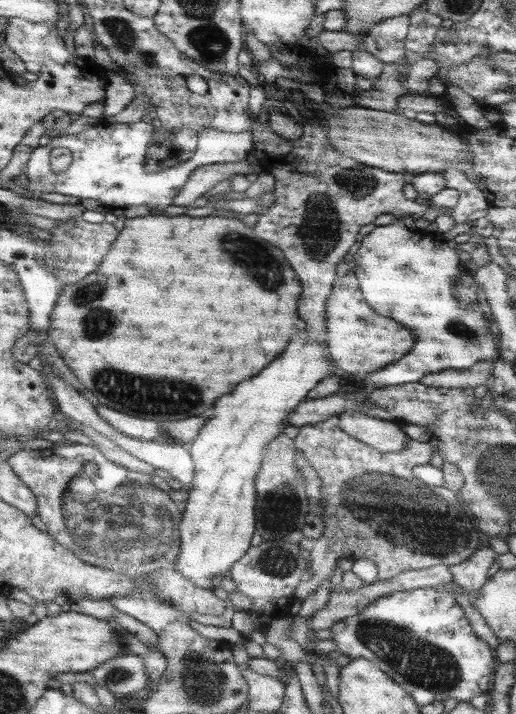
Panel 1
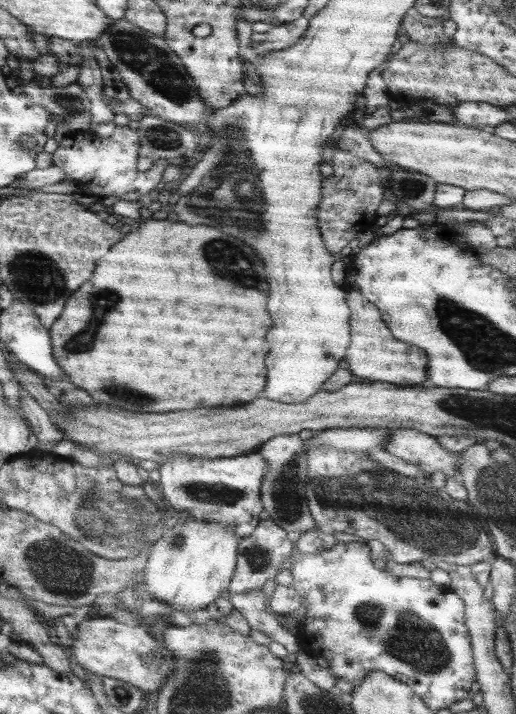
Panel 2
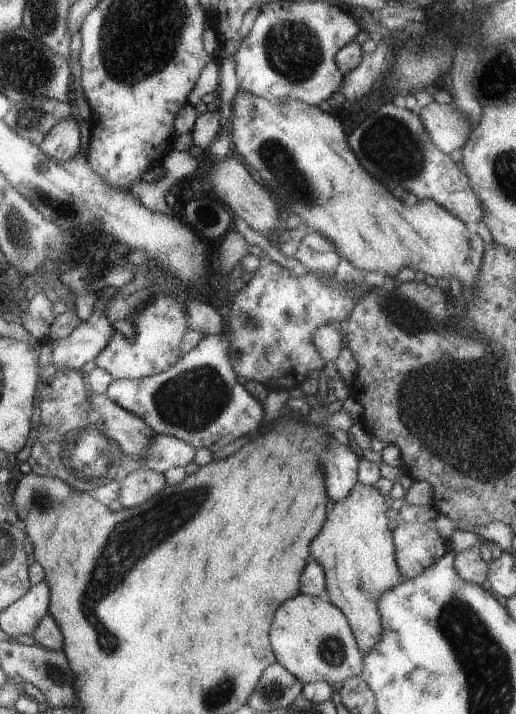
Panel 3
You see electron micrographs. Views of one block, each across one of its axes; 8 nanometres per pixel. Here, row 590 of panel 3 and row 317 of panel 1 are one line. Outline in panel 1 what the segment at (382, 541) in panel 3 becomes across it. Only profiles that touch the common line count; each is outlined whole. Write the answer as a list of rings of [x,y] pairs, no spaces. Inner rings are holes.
[[[348,271],[335,278],[325,302],[325,344],[331,362],[339,370],[347,374],[367,374],[407,354],[413,346],[413,336],[397,322],[373,314],[373,310],[361,300],[354,271]]]

